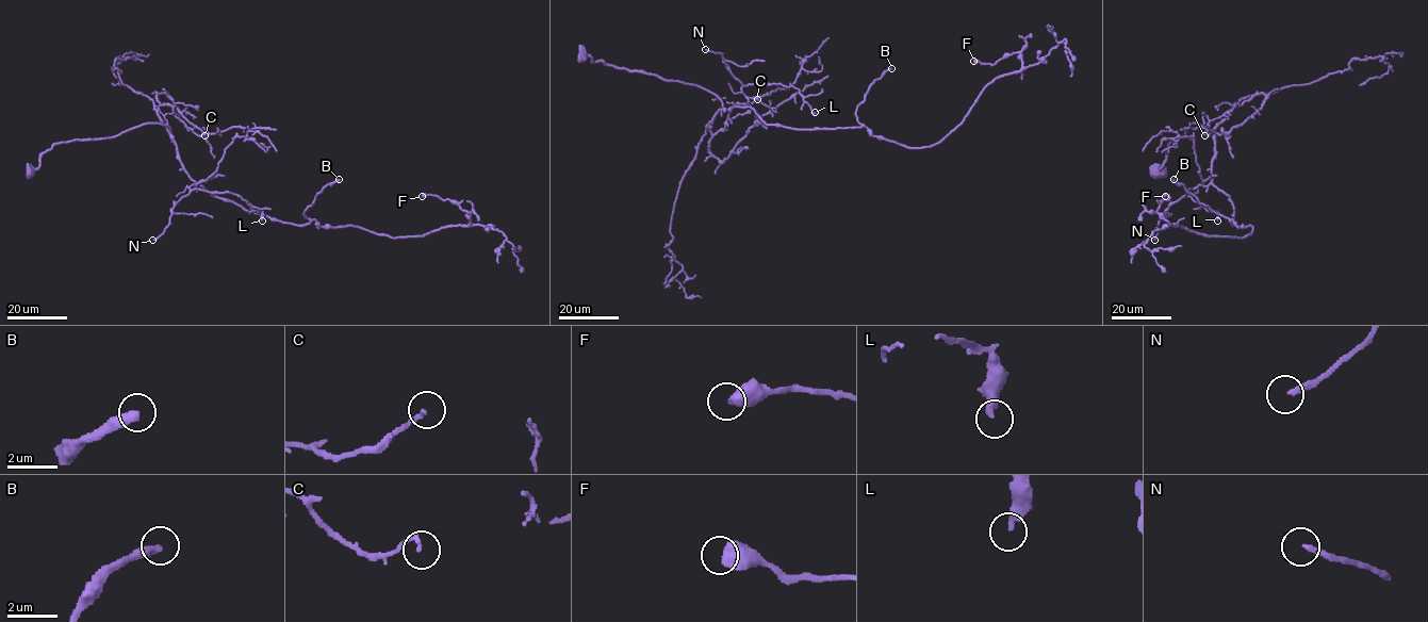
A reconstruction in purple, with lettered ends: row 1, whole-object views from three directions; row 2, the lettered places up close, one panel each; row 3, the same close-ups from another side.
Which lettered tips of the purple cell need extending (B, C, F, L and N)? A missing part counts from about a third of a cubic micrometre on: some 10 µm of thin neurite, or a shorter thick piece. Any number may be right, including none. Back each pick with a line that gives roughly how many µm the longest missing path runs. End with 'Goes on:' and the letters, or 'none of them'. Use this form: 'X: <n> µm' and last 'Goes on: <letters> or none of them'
B: 45 µm
N: 60 µm
Goes on: B, N

